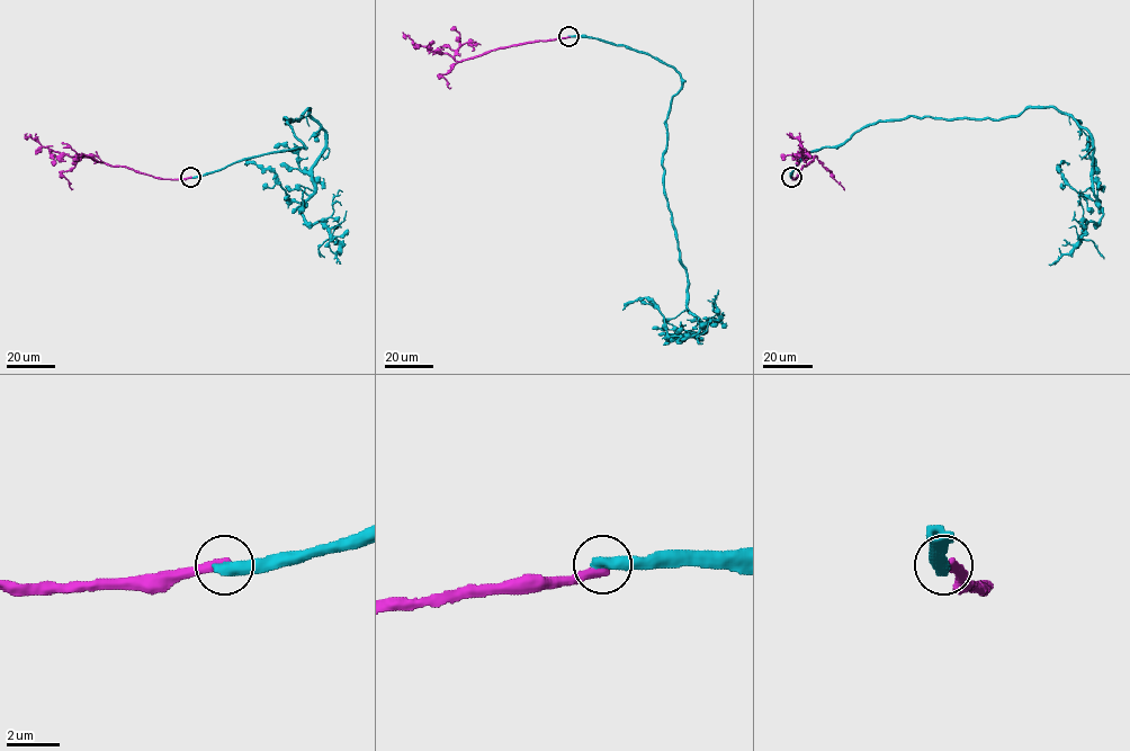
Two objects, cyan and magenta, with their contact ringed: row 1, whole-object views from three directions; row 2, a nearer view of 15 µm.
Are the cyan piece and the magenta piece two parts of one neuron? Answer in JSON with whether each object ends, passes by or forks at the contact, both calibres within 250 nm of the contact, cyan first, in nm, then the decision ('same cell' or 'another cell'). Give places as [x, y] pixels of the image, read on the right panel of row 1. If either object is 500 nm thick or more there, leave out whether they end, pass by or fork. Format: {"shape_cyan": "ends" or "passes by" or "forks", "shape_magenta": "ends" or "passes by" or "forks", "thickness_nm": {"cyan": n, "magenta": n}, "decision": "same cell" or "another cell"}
{"thickness_nm": {"cyan": 500, "magenta": 360}, "decision": "another cell"}

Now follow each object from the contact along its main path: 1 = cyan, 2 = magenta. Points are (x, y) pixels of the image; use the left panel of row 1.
1: (190, 177), (302, 148), (284, 118), (308, 108), (325, 148), (302, 215), (340, 243), (340, 262)
2: (190, 177), (155, 178), (89, 158), (61, 154), (24, 134)

